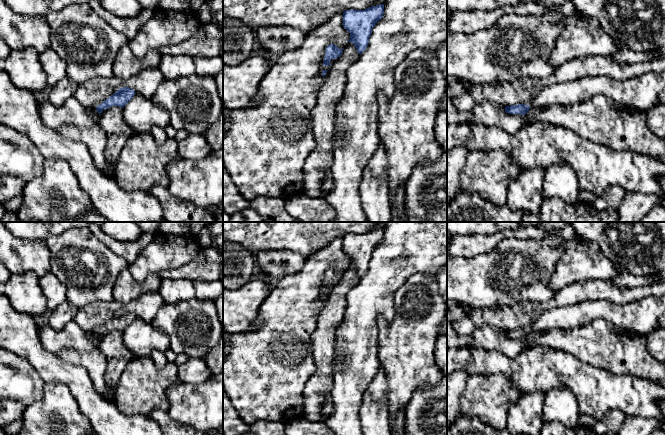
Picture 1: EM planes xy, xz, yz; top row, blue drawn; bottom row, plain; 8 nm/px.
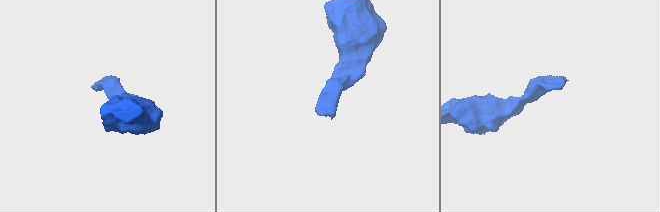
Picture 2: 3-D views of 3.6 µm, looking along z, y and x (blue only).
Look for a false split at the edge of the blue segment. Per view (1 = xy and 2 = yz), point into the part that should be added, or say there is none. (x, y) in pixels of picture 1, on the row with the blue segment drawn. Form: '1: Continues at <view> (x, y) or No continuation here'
1: No continuation here
2: Continues at yz (642, 92)

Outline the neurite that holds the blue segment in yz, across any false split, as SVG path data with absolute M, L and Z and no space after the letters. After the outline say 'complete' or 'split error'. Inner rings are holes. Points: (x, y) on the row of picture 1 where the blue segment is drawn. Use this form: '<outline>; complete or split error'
M665 71L661 73L648 72L638 77L626 80L614 80L607 76L586 76L576 81L546 86L528 105L518 104L505 107L510 114L525 115L530 109L535 110L548 105L576 105L590 101L595 95L602 94L618 104L647 112L657 104L657 99L665 90Z; split error

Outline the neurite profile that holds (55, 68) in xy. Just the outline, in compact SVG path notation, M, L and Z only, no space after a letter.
M52 48L39 54L39 61L46 73L48 87L52 88L59 80L67 77L66 62Z

